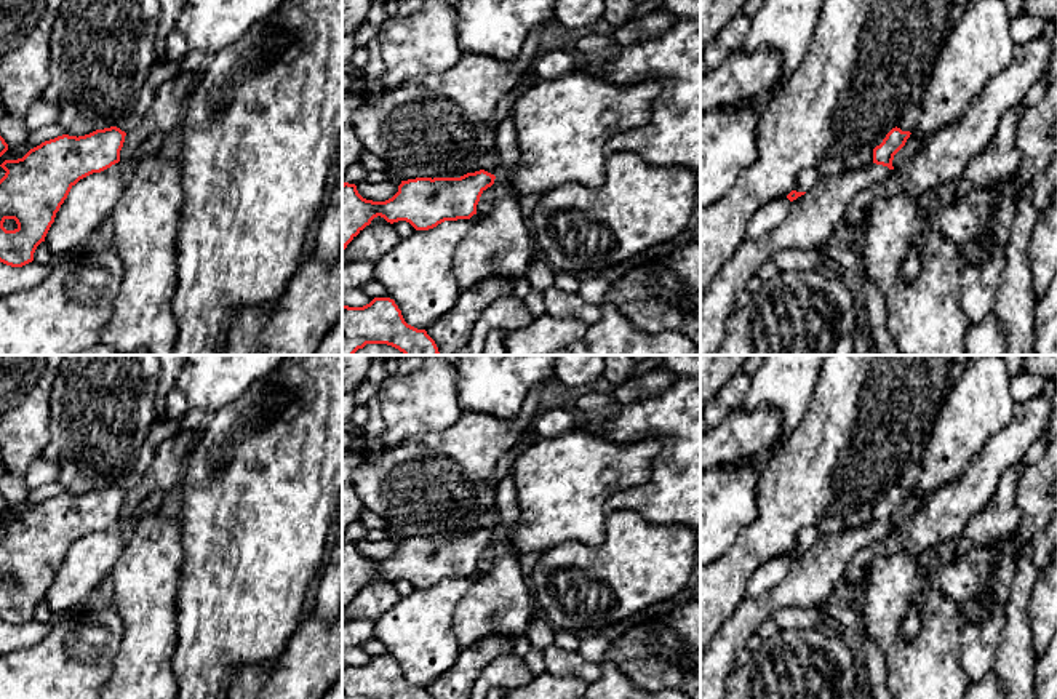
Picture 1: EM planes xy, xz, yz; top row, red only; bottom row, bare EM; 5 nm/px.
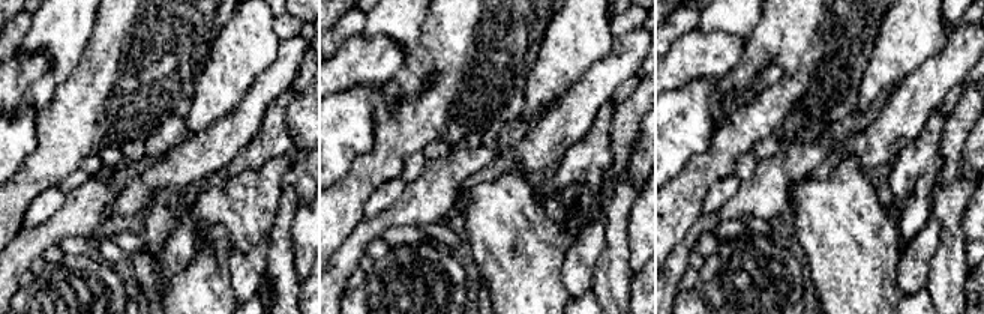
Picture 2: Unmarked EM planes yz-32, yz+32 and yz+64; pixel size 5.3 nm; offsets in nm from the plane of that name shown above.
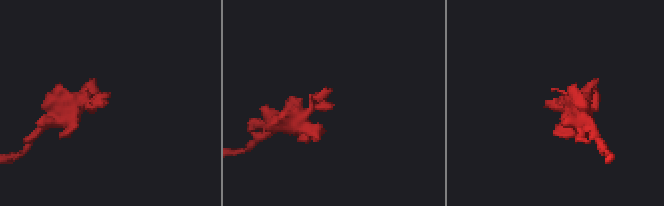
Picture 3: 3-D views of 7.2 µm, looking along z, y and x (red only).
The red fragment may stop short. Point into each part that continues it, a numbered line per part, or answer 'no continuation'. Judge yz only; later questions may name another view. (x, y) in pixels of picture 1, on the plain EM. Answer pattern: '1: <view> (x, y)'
no continuation

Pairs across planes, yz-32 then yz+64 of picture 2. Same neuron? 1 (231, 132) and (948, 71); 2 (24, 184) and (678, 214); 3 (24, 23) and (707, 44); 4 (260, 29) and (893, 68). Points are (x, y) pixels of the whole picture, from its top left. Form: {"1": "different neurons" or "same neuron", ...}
{"1": "same neuron", "2": "same neuron", "3": "different neurons", "4": "same neuron"}

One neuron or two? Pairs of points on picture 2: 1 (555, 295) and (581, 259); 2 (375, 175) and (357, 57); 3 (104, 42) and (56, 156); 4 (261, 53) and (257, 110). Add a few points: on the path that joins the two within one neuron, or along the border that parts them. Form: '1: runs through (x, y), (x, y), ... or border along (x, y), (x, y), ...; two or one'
1: border along (566, 250), (561, 284), (570, 296); two
2: border along (402, 60), (398, 71), (378, 86); two
3: runs through (104, 71), (102, 96), (72, 128); one
4: border along (279, 42), (276, 59), (252, 83), (240, 102); two

